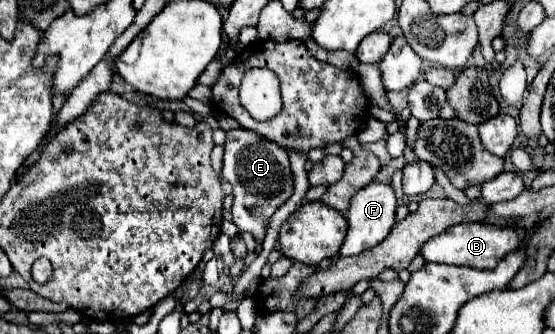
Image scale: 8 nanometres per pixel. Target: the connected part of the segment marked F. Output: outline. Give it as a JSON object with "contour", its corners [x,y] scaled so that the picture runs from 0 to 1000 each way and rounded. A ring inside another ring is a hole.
{"contour":[[[672,542],[658,566],[643,572],[643,584],[632,596],[632,614],[625,632],[629,686],[625,686],[625,710],[614,734],[611,763],[632,769],[632,763],[643,763],[650,751],[661,751],[661,746],[683,734],[701,704],[701,686],[708,686],[708,674],[712,674],[712,626],[715,626],[715,596],[712,596],[712,578],[701,548]]]}

